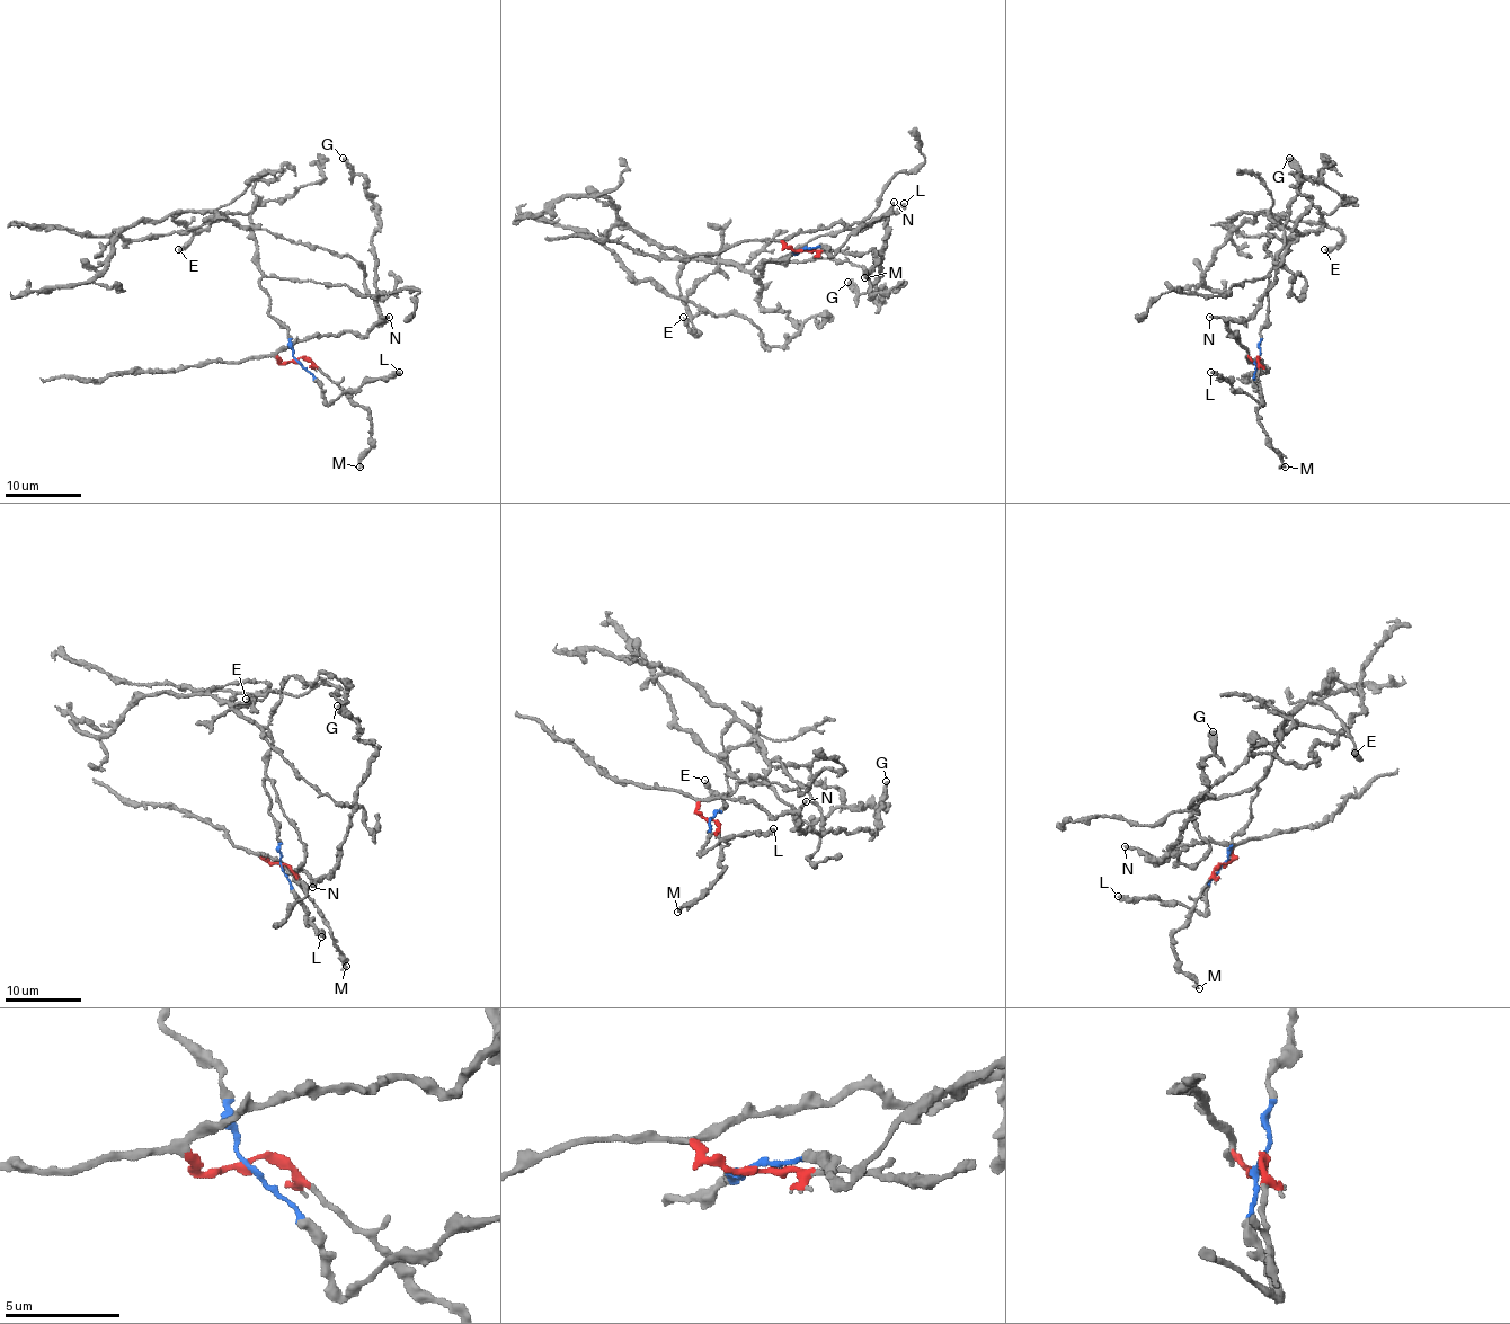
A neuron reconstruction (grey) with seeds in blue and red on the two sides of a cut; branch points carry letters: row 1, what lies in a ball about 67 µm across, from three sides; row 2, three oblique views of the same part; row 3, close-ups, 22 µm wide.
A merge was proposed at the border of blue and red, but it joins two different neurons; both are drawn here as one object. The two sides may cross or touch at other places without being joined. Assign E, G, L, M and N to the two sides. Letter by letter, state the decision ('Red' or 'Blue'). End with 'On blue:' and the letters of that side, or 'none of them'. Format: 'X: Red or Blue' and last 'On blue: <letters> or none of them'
E: Blue
G: Red
L: Blue
M: Red
N: Red
On blue: E, L

